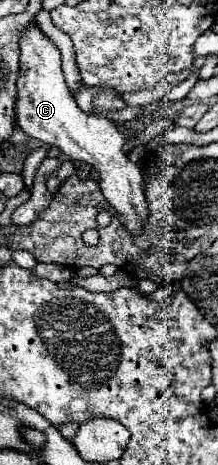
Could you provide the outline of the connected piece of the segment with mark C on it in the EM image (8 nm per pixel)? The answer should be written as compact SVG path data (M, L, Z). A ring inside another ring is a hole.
M32 26L26 28L24 38L20 40L20 74L18 74L18 100L16 100L16 120L18 126L30 134L30 138L38 138L44 144L60 148L70 160L86 162L100 172L102 194L112 204L112 208L122 214L122 222L134 234L140 232L144 218L148 216L144 190L142 190L142 170L138 164L130 162L124 154L124 134L114 126L112 120L104 116L90 116L82 112L64 82L64 74L60 68L60 50L52 44L46 34Z

